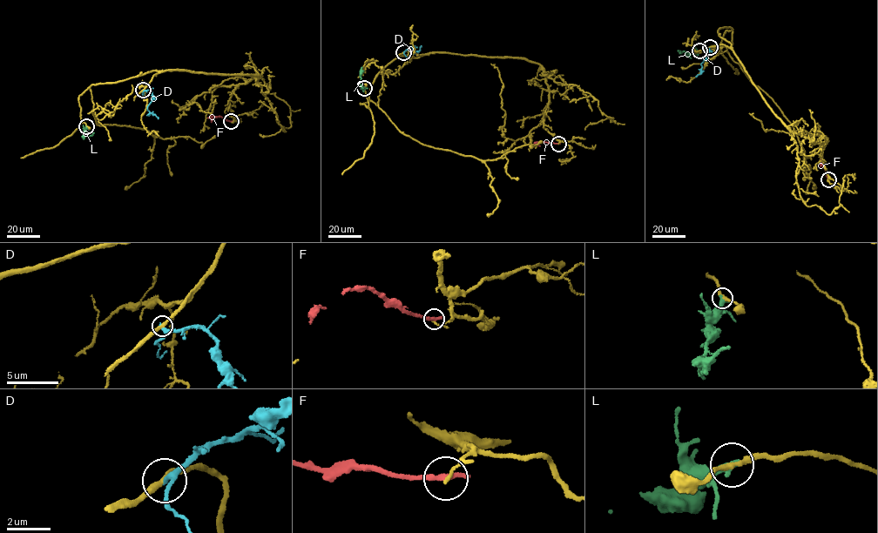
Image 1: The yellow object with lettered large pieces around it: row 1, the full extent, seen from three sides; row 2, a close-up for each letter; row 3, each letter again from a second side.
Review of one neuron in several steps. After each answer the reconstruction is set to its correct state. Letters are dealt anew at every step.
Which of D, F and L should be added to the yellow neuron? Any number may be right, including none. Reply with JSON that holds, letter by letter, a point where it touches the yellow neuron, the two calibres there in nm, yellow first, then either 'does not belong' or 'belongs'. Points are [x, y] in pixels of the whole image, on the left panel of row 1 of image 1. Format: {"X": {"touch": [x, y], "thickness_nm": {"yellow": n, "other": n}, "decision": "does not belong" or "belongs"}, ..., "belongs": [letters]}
{"D": {"touch": [143, 90], "thickness_nm": {"yellow": 220, "other": 220}, "decision": "does not belong"}, "F": {"touch": [231, 121], "thickness_nm": {"yellow": 120, "other": 300}, "decision": "does not belong"}, "L": {"touch": [86, 126], "thickness_nm": {"yellow": 220, "other": 360}, "decision": "does not belong"}, "belongs": []}

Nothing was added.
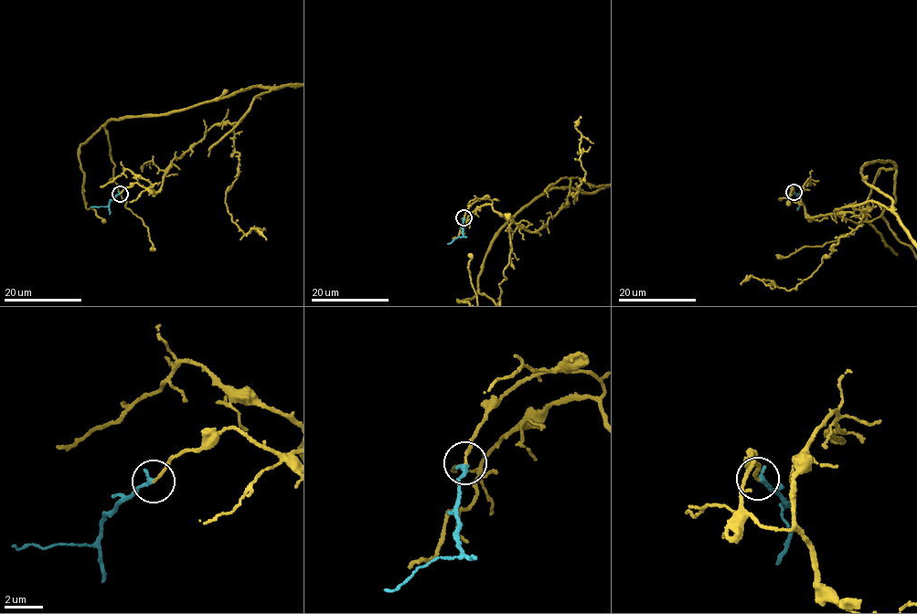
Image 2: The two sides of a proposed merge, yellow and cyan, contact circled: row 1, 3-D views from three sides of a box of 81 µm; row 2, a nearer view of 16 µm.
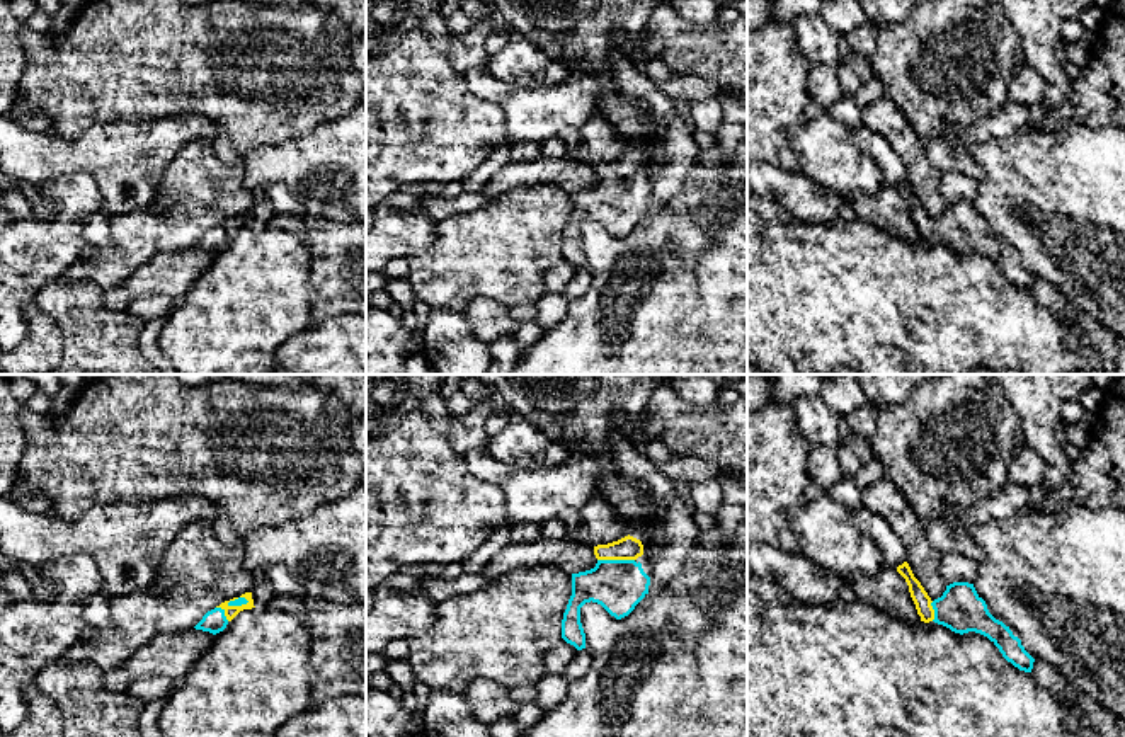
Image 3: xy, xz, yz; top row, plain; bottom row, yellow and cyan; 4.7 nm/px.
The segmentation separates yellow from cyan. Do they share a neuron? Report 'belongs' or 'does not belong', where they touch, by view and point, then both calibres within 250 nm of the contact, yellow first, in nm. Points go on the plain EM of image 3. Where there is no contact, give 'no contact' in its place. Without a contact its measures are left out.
belongs | xz (616, 177) | 110/240 nm

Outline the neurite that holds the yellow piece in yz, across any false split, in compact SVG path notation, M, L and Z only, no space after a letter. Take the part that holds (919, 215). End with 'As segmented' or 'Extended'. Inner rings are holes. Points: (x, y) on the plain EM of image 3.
M907 180L899 184L897 191L909 204L921 240L934 240L960 254L968 250L980 252L999 267L1008 281L1019 289L1031 291L1035 277L1025 269L1021 259L1013 254L1009 245L989 231L974 203L953 201L946 204L941 216L933 220L914 196Z. Extended

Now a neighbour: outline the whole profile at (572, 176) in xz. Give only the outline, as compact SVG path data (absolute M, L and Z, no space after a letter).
M540 157L531 162L507 163L487 182L483 192L495 197L521 187L555 186L572 194L591 189L596 182L594 165L568 157Z

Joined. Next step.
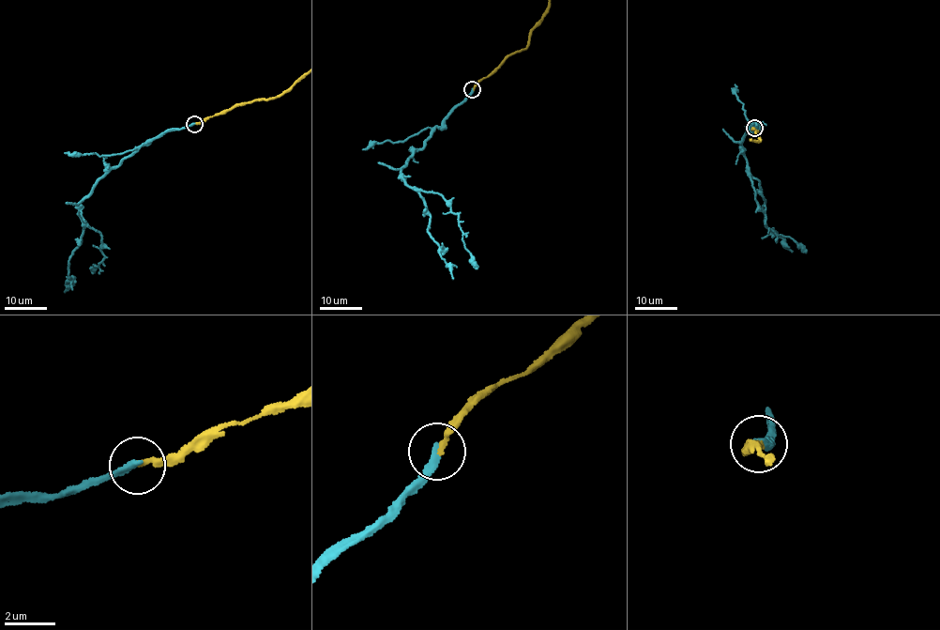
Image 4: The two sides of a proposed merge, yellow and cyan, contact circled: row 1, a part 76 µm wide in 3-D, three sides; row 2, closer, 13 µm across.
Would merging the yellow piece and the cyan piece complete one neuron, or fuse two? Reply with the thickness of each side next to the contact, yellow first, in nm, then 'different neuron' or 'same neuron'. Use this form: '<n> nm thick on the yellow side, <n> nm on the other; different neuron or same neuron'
200 nm thick on the yellow side, 280 nm on the other; same neuron

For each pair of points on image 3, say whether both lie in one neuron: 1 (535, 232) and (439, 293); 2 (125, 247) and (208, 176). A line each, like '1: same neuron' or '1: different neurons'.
1: same neuron
2: same neuron

